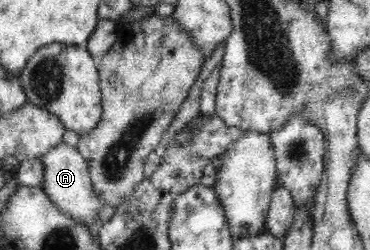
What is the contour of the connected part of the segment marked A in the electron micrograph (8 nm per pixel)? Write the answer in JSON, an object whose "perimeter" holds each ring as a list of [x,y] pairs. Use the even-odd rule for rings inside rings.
{"perimeter":[[[63,142],[48,150],[41,159],[44,163],[43,191],[56,208],[88,228],[98,218],[98,212],[102,210],[102,202],[94,193],[86,159],[79,153],[77,147],[71,147]]]}

